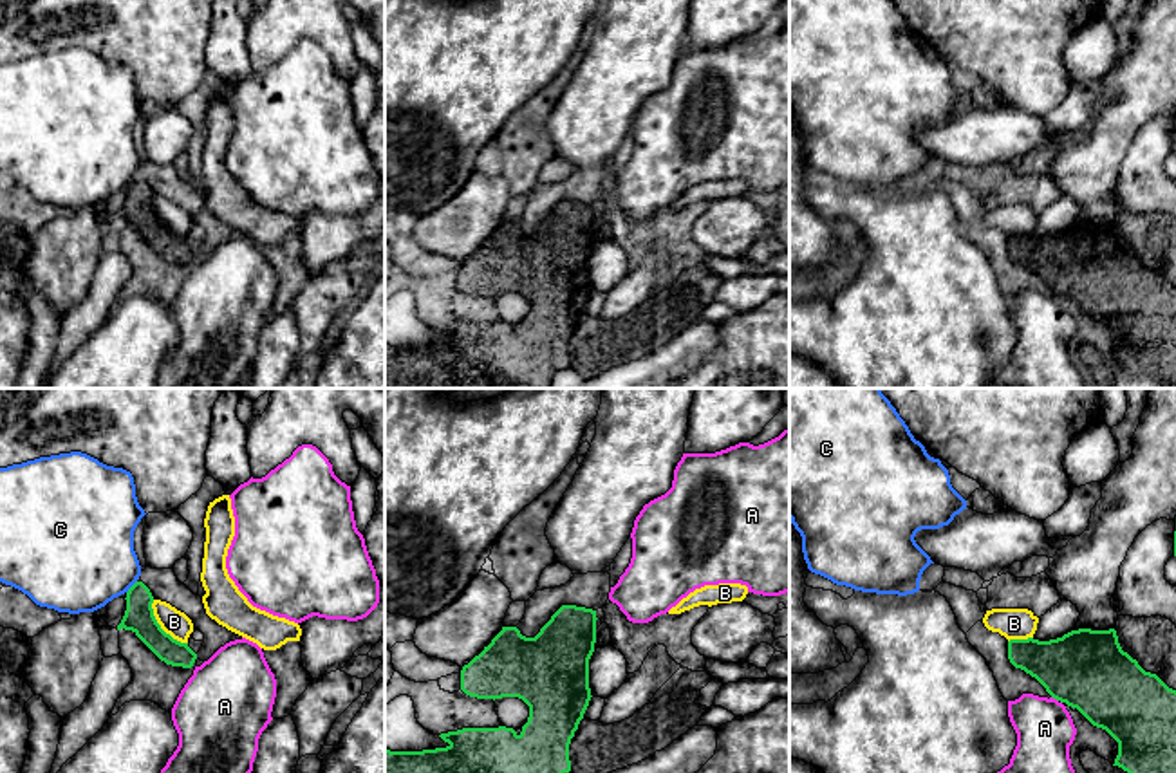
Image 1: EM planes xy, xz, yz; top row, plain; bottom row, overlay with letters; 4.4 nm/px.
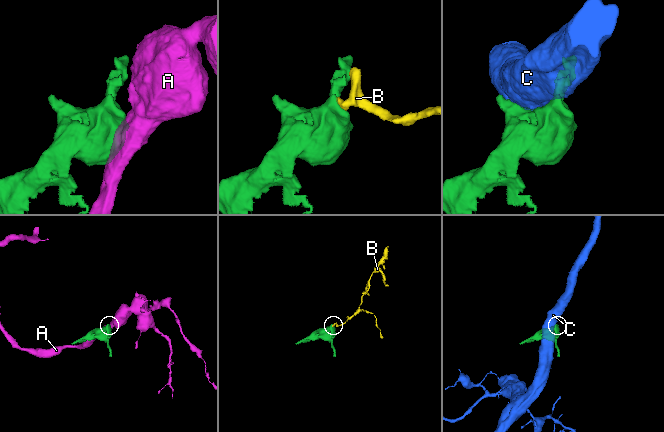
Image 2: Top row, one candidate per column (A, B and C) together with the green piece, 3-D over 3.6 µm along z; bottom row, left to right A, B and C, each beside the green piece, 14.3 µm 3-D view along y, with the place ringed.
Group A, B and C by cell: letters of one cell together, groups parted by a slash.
A / B / C

